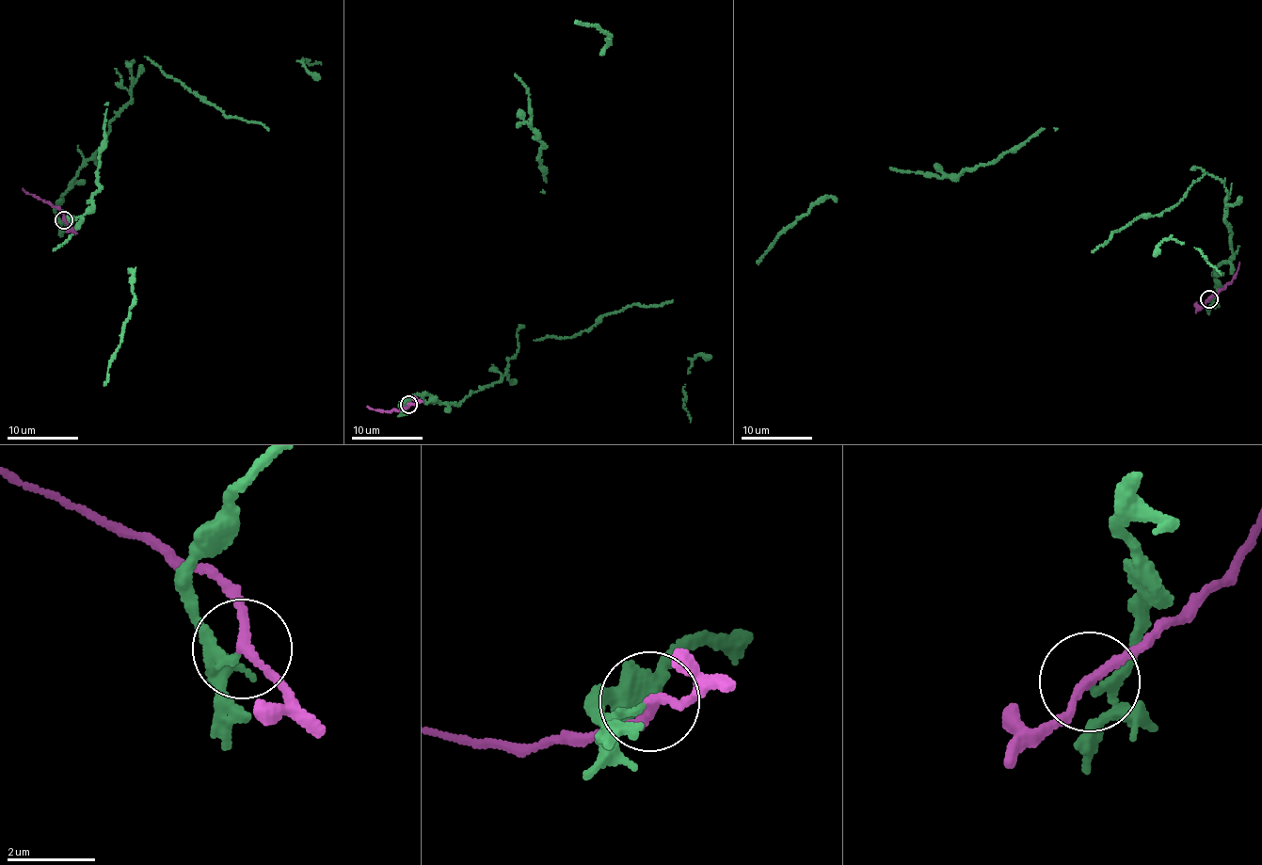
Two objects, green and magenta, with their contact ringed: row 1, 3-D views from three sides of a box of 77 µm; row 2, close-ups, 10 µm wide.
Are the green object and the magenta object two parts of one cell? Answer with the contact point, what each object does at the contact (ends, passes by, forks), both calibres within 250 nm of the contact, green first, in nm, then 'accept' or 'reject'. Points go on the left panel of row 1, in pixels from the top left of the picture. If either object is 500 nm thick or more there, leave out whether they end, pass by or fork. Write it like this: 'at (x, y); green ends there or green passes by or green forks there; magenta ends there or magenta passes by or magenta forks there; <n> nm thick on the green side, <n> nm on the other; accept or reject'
at (64, 220); green passes by; magenta passes by; 130 nm thick on the green side, 190 nm on the other; reject

